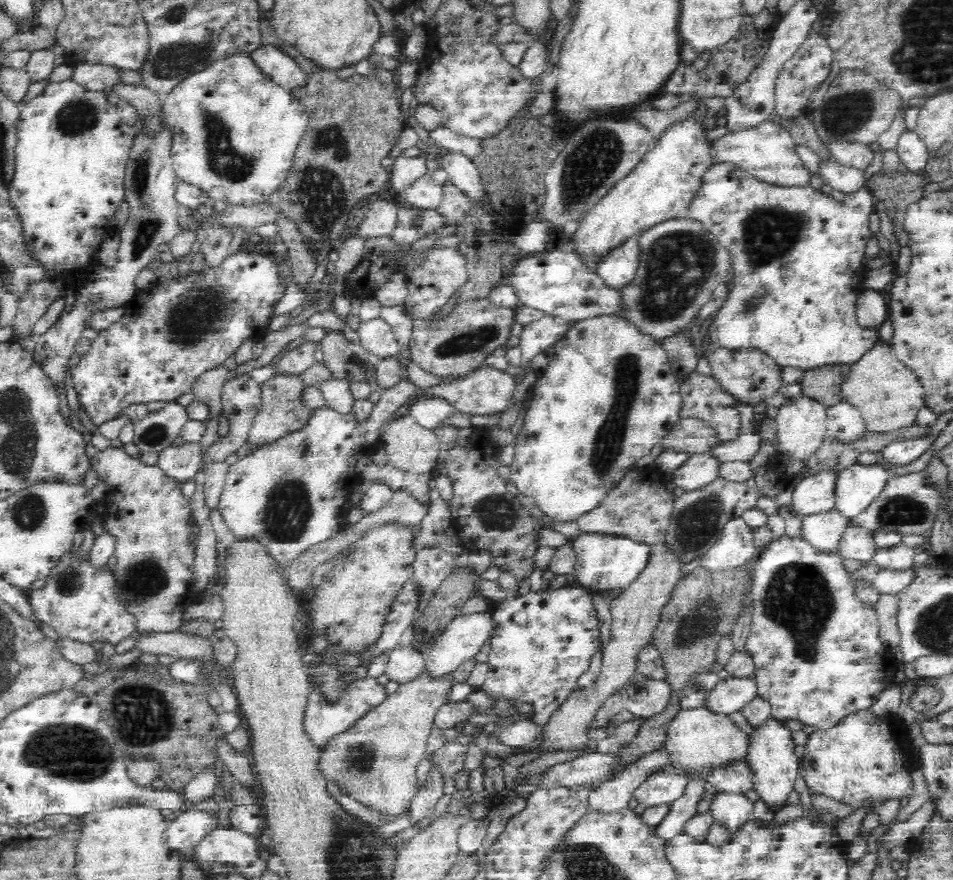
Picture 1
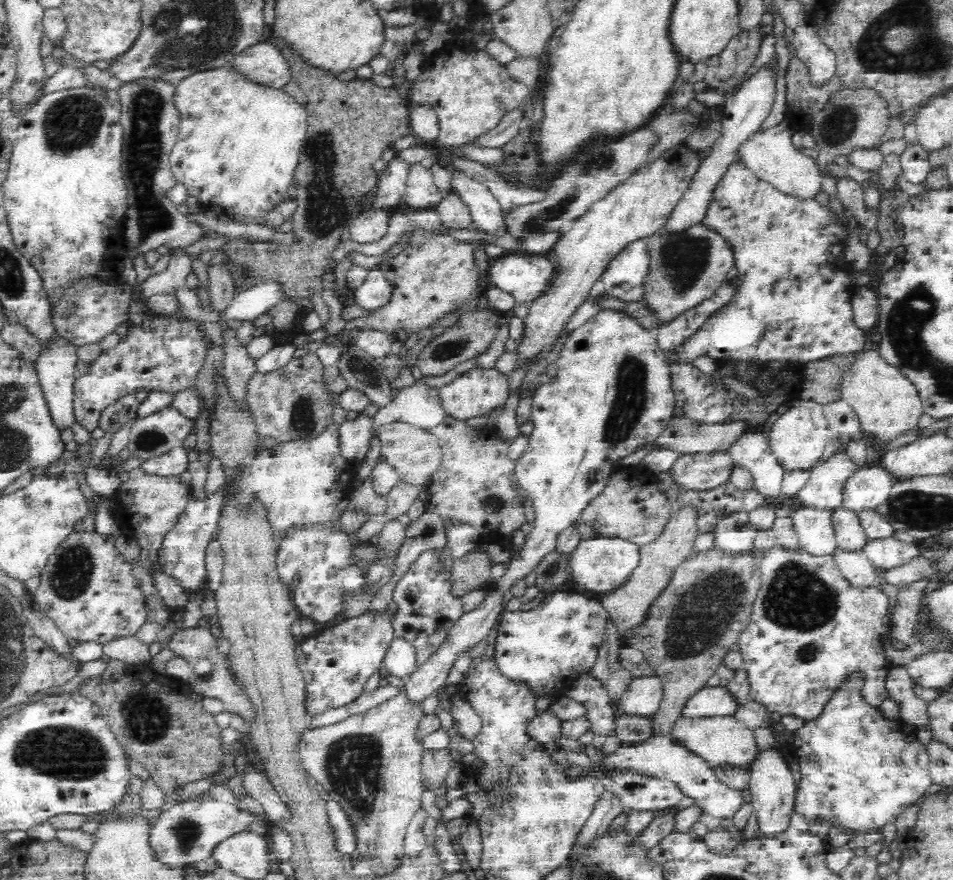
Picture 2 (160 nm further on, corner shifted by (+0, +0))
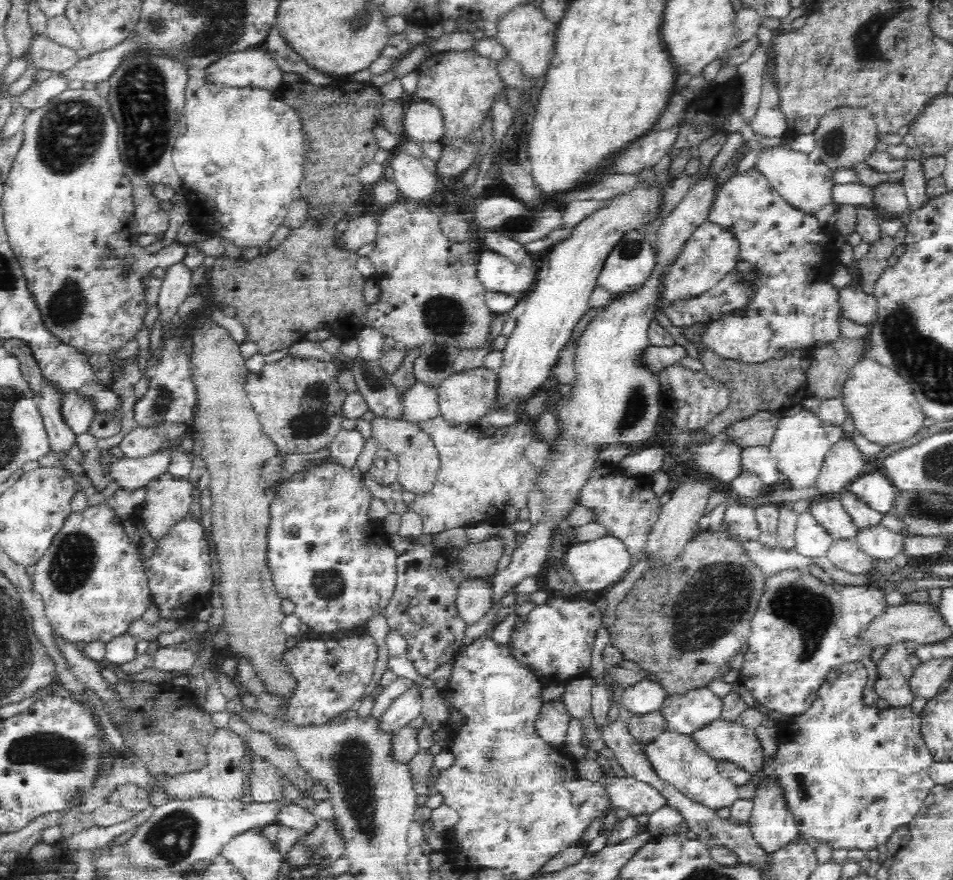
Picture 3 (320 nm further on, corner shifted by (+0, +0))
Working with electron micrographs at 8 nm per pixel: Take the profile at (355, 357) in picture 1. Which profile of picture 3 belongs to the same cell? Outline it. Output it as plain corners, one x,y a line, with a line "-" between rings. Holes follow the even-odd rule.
357,357
344,368
352,375
357,391
366,399
370,411
382,417
401,418
401,394
378,362

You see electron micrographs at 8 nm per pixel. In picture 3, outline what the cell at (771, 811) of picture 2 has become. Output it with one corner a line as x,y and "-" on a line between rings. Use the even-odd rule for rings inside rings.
764,774
762,780
755,785
755,794
751,798
753,807
748,823
750,829
752,829
753,838
760,844
766,854
776,852
778,848
784,848
790,840
798,838
800,834
793,814
787,807
782,785
777,774

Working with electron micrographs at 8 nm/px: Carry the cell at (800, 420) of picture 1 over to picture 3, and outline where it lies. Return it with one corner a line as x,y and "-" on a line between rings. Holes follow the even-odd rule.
802,402
802,408
796,414
793,416
780,416
780,420
777,422
776,430
769,444
769,451
776,459
778,469
788,476
794,489
810,487
817,472
820,471
825,454
831,447
824,427
825,424
819,415
816,415
814,411
810,411
804,405
804,402

